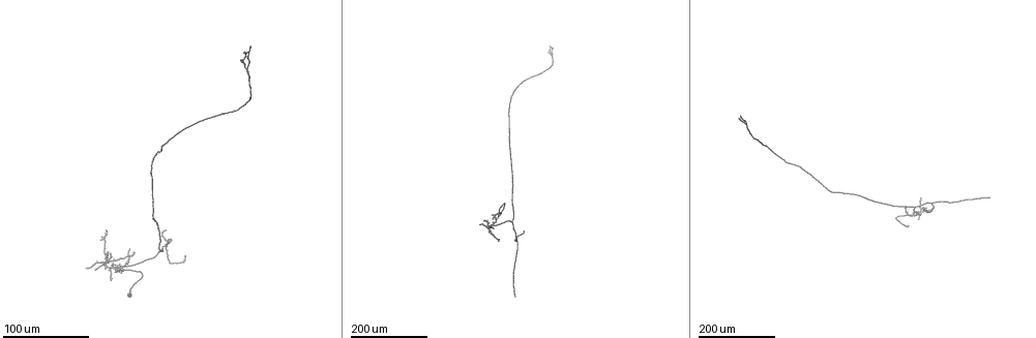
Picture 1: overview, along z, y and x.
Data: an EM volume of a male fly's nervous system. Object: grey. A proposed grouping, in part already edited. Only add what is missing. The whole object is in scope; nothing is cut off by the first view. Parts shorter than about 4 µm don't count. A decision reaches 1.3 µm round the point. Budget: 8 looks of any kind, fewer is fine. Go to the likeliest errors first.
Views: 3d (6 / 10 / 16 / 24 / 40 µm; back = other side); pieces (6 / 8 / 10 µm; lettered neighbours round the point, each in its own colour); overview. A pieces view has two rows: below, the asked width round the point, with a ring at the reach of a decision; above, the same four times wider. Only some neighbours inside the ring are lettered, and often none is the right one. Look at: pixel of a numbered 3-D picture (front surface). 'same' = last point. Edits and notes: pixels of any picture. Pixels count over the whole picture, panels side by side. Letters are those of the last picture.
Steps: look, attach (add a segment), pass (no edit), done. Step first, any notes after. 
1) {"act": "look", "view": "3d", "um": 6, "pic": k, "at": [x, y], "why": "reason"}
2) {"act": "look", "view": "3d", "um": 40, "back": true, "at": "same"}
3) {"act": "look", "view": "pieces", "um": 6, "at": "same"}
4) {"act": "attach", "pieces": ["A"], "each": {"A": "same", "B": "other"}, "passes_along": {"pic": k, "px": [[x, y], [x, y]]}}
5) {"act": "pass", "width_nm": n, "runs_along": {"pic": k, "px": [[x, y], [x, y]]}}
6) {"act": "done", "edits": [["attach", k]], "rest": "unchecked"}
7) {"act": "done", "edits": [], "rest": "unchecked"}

{"act": "look", "view": "3d", "um": 40, "pic": 1, "at": [989, 197], "why": "long arm stops here"}

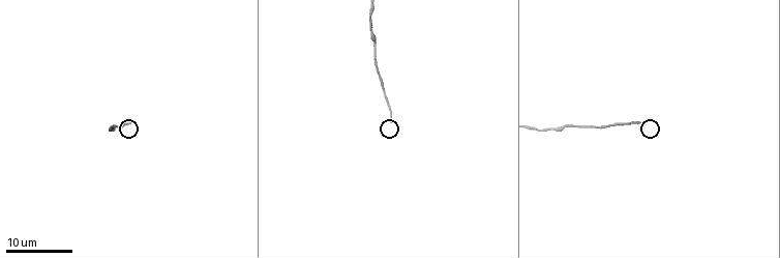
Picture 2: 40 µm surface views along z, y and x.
{"act": "look", "view": "pieces", "um": 8, "pic": 2, "at": [389, 122]}

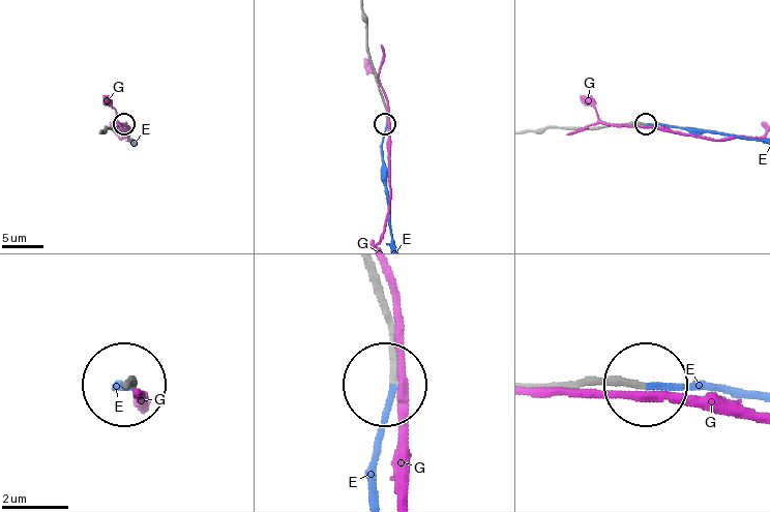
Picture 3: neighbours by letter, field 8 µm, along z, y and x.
{"act": "attach", "pieces": ["E"], "each": {"E": "same", "G": "other"}, "passes_along": {"pic": 3, "px": [[375, 297], [388, 327], [388, 411], [372, 494]]}, "found": "the neuron continues"}

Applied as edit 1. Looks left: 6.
{"act": "look", "view": "3d", "um": 40, "pic": 1, "at": [129, 250], "why": "thin end"}

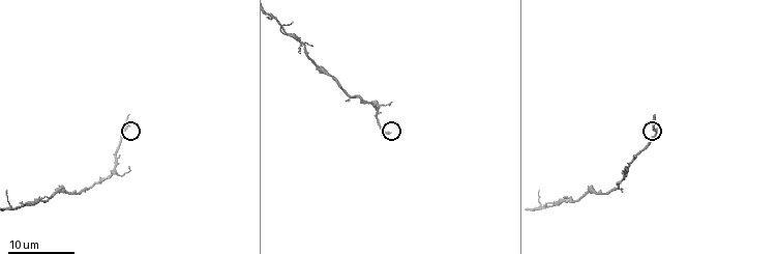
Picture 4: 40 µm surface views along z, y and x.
{"act": "look", "view": "pieces", "um": 6, "pic": 4, "at": [653, 114]}

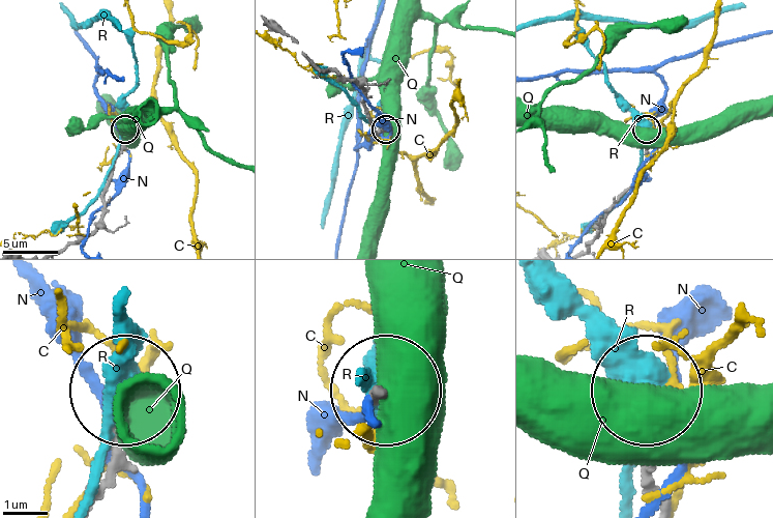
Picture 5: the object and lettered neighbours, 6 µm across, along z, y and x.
{"act": "pass", "each": {"C": "other", "N": "other", "Q": "other", "R": "other"}, "found": "no lettered segment goes on from it"}

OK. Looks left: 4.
{"act": "look", "view": "3d", "um": 40, "pic": 1, "at": [107, 261], "why": "branch stops here"}

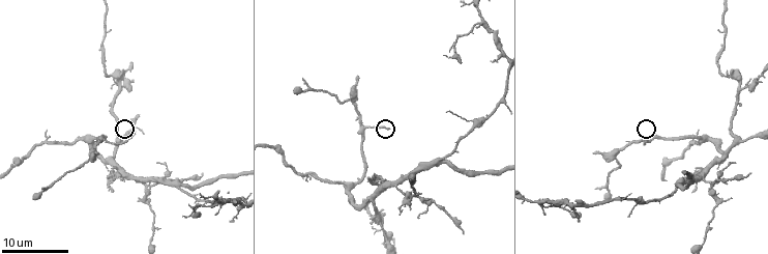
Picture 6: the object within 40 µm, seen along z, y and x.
{"act": "look", "view": "pieces", "um": 8, "pic": 6, "at": [388, 126]}

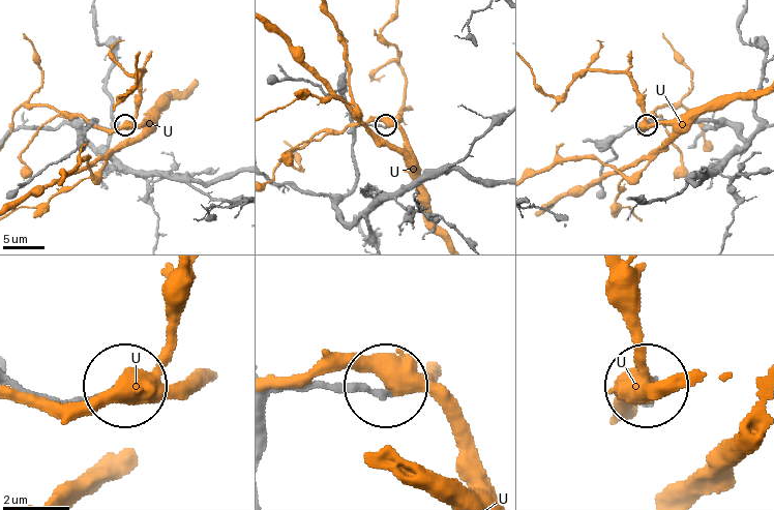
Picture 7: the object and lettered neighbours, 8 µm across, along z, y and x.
{"act": "pass", "width_nm": 200, "each": {"U": "other"}, "runs_along": {"pic": 7, "px": [[274, 392], [381, 389]]}, "found": "no lettered segment goes on from it"}

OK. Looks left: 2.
{"act": "done", "edits": [["attach", 3]], "rest": "unchecked"}

